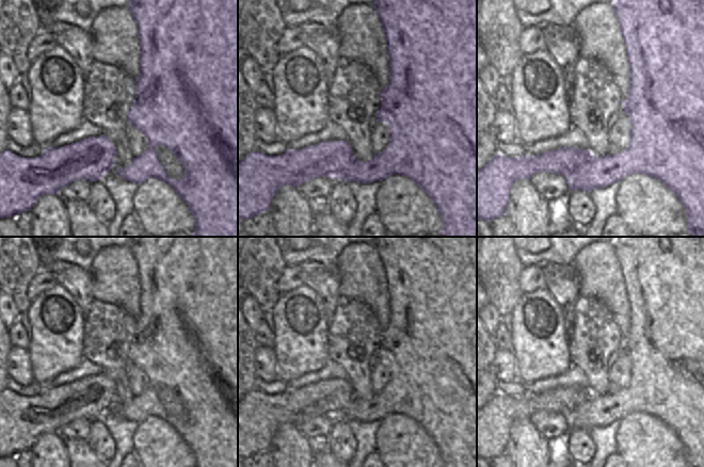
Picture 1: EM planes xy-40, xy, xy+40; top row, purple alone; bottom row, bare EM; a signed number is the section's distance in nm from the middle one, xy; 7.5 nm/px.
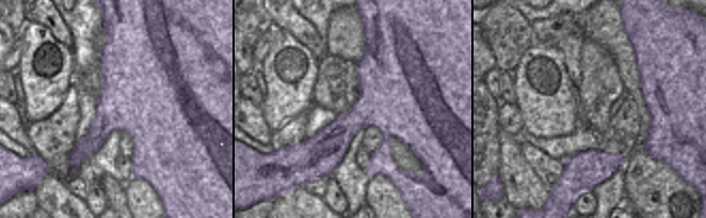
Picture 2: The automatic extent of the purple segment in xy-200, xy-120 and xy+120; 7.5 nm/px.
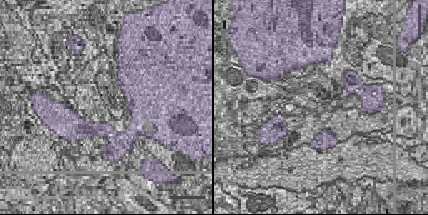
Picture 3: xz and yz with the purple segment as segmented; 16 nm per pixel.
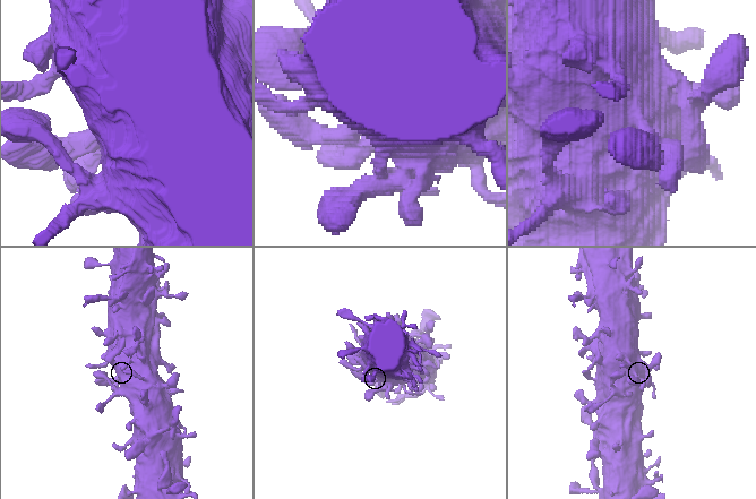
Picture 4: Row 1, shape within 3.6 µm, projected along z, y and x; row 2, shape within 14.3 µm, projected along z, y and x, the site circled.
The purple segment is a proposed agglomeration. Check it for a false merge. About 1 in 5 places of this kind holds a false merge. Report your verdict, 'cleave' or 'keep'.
keep

